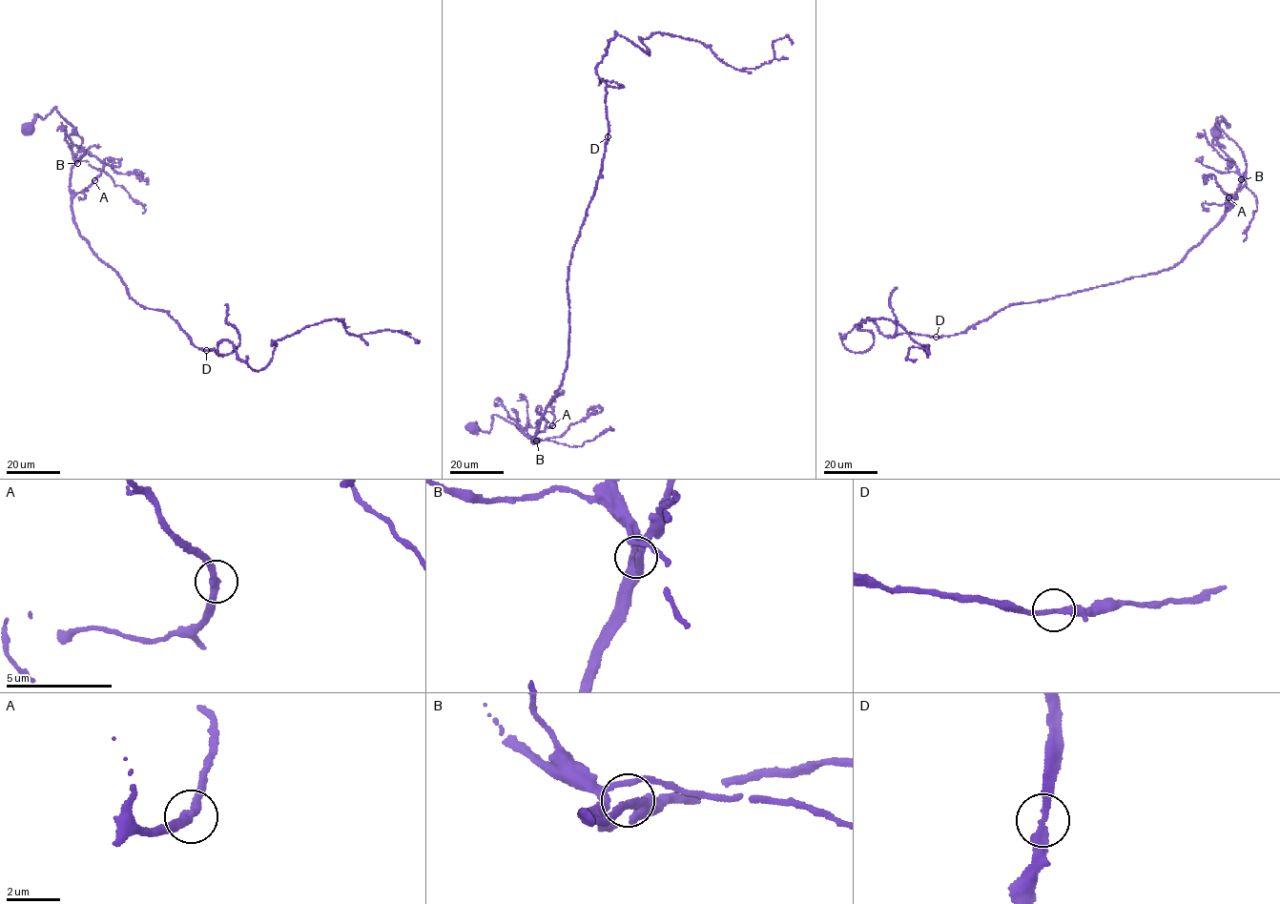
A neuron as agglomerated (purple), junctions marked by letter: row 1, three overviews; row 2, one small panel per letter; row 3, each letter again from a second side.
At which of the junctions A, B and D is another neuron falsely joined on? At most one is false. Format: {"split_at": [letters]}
{"split_at": []}

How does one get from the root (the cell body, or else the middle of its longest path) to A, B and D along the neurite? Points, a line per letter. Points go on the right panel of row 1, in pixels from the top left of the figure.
A: (1216, 133), (1223, 120), (1228, 127), (1222, 117), (1217, 125), (1246, 163), (1227, 209), (1228, 197)
B: (1216, 133), (1223, 120), (1228, 127), (1222, 117), (1216, 118), (1217, 125), (1239, 148), (1246, 161), (1241, 179)
D: (1216, 133), (1228, 127), (1222, 117), (1246, 172), (1225, 215), (1173, 267), (1007, 305), (936, 337)

